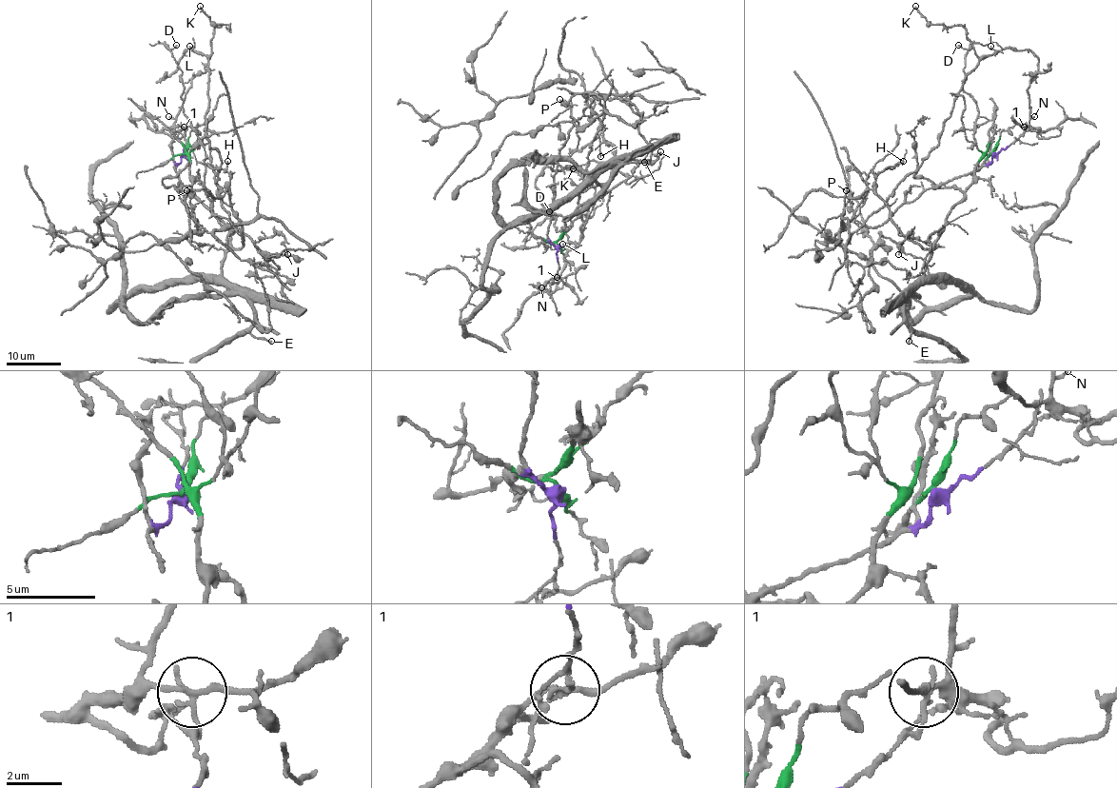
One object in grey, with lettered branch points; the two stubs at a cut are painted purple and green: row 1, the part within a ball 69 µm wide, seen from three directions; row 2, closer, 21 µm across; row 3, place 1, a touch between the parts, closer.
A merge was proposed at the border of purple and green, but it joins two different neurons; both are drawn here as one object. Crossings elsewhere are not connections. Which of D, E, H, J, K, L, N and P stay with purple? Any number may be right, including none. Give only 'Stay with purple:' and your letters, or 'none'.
Stay with purple: K, L, P

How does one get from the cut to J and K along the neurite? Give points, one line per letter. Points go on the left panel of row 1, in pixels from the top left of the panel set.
J: (185, 151), (193, 193), (232, 230), (244, 233), (254, 241), (282, 234), (285, 238), (286, 255)
K: (185, 153), (174, 169), (184, 203), (226, 244), (232, 222), (205, 123), (222, 25), (200, 6)

